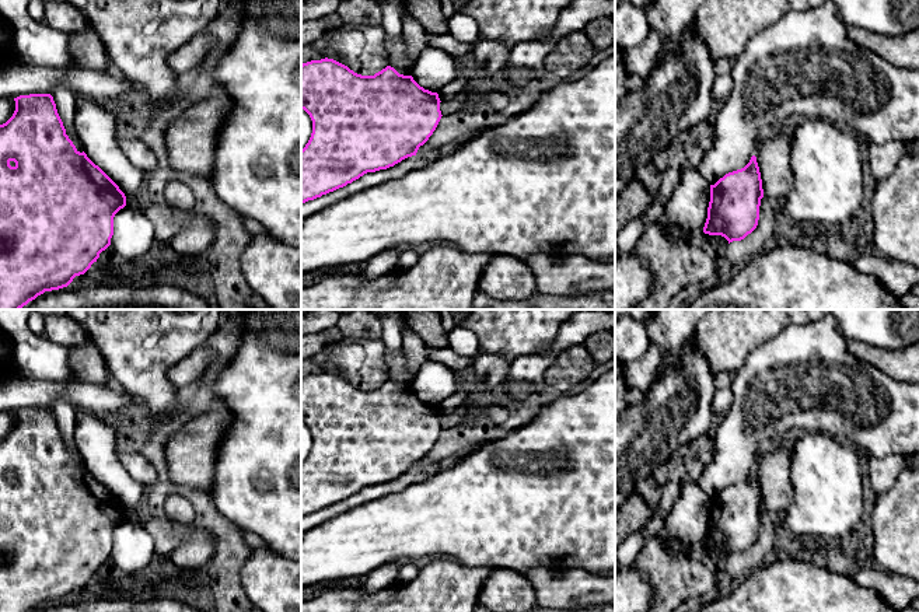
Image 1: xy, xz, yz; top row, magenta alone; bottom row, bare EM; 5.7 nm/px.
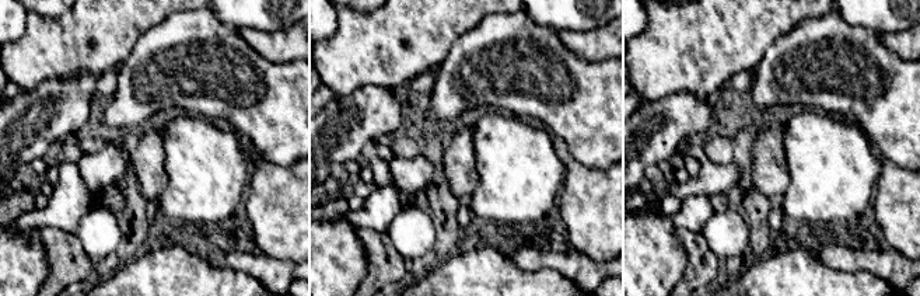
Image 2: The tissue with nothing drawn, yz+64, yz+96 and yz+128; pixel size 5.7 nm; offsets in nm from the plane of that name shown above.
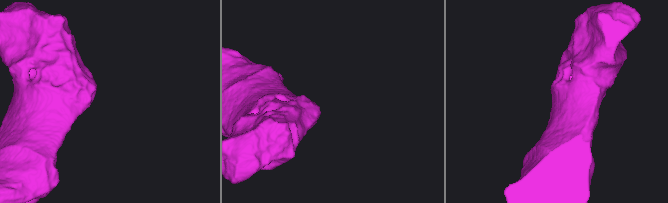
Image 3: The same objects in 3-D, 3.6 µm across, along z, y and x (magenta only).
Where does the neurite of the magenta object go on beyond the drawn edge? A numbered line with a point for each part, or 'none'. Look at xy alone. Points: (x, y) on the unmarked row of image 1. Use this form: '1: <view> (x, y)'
1: xy (132, 516)

